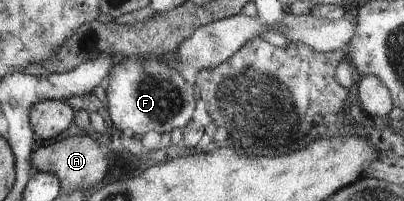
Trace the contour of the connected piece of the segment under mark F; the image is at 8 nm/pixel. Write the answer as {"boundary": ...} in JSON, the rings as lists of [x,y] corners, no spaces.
{"boundary":[[[136,57],[124,58],[111,68],[106,79],[107,108],[116,128],[141,139],[148,131],[170,133],[176,127],[183,129],[188,125],[194,113],[194,87],[186,83],[182,74],[156,57],[150,57],[146,63],[136,63]]]}

